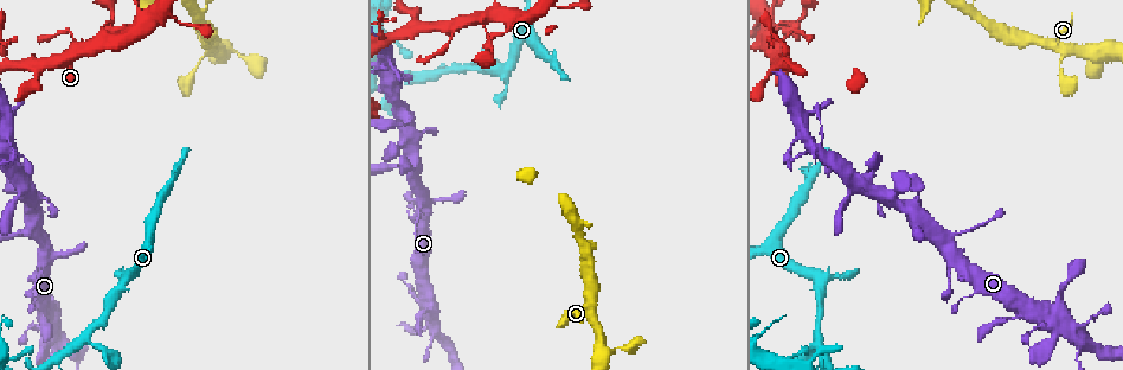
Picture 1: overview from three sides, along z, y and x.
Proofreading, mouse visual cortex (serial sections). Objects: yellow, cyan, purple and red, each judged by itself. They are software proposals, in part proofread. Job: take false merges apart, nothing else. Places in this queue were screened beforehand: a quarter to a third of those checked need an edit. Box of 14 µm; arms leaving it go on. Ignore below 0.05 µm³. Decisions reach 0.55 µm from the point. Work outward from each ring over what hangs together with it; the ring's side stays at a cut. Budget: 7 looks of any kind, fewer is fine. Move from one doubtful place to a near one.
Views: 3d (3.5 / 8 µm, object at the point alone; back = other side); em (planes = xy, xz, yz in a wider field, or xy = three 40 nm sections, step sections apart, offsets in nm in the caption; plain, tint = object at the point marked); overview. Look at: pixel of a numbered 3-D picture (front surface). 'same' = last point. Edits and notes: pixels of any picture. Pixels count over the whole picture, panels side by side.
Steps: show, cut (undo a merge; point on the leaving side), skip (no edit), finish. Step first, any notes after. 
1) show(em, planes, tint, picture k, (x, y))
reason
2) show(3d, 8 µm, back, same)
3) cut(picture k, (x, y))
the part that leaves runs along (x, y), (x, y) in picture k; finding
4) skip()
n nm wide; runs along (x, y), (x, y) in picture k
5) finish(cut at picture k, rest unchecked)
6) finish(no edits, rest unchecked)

show(3d, 3.5 µm, back, picture 1, (186, 83))
abrupt turn

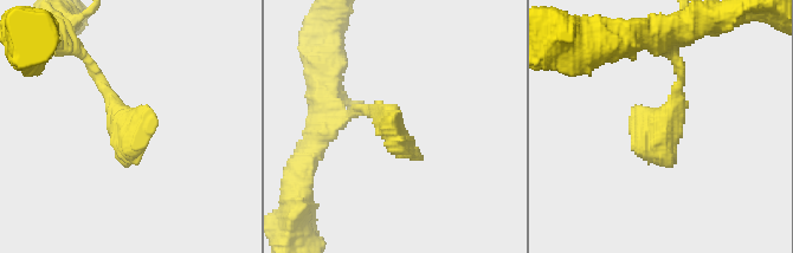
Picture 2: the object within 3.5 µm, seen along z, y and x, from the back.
show(em, xy, step 1, tint, picture 2, (658, 131))
need the tissue

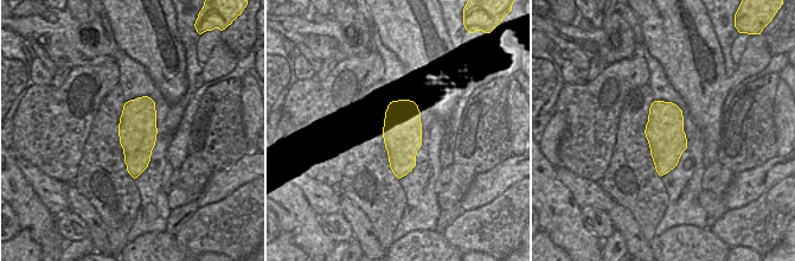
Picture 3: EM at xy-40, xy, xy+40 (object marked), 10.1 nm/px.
skip()
runs along (356, 111), (381, 114), (421, 156) in picture 2; one cell here

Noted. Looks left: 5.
show(3d, 3.5 µm, picture 1, (1078, 339))
two arms in line, one across

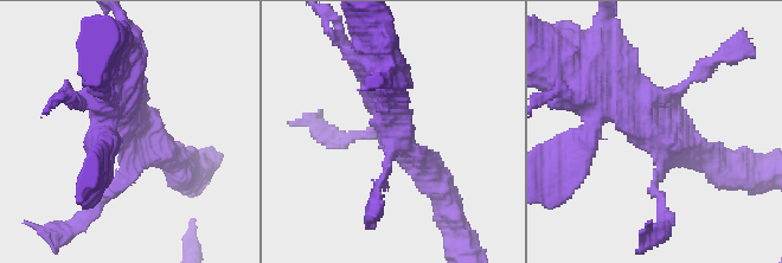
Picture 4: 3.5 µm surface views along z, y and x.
skip()
runs along (603, 76), (712, 162) in picture 4; continuous, no second cell

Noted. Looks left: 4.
show(3d, 8 µm, picture 1, (451, 31))
thin arm on a thick one

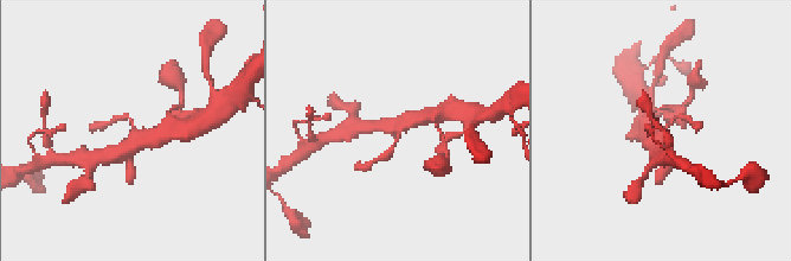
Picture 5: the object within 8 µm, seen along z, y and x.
show(3d, 3.5 µm, picture 5, (659, 134))
closer look

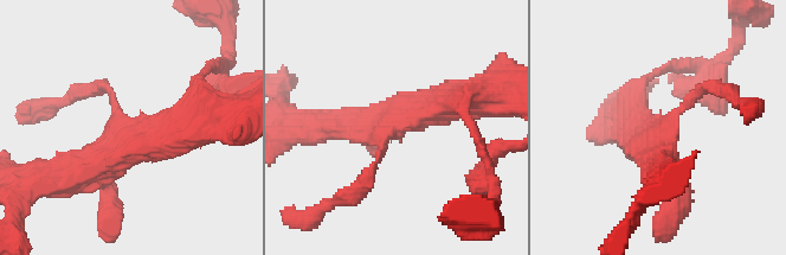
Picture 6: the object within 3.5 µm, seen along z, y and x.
show(em, xy, step 1, tint, picture 6, (665, 130))
4 arms; arms of 150, 200, 300, 400 nm

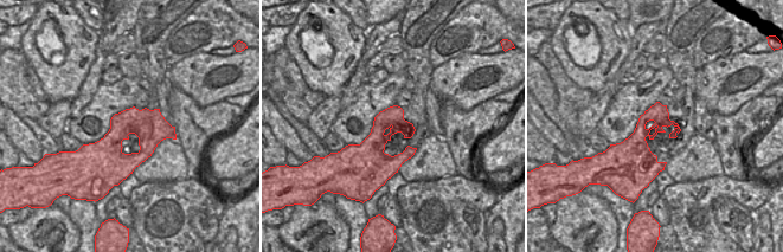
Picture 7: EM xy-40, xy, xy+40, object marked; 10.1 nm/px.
skip()
runs along (108, 199), (115, 104), (94, 90) in picture 6; all the same cell

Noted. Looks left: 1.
finish(no edits, rest unchecked)

